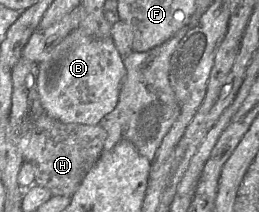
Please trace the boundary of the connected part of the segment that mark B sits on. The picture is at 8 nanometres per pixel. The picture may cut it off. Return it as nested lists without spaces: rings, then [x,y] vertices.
[[[80,28],[63,38],[37,67],[40,103],[47,115],[63,123],[99,124],[115,108],[126,76],[123,59],[113,40],[94,38]]]

